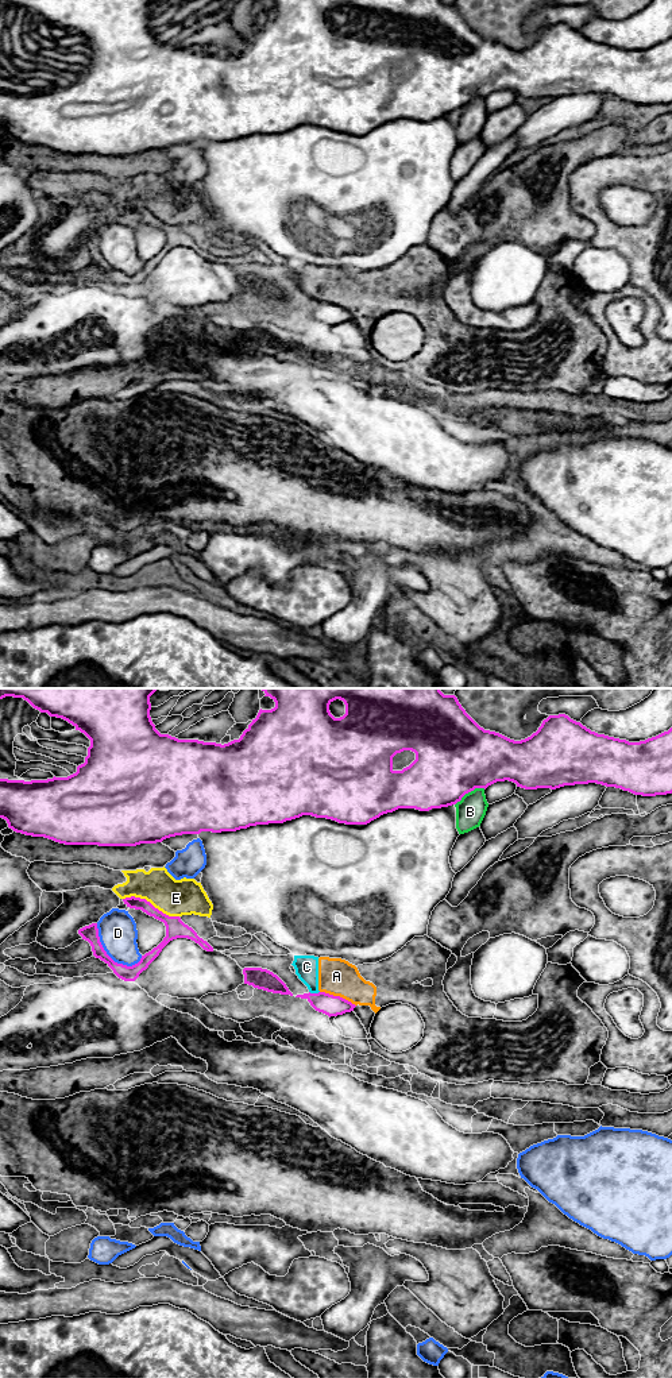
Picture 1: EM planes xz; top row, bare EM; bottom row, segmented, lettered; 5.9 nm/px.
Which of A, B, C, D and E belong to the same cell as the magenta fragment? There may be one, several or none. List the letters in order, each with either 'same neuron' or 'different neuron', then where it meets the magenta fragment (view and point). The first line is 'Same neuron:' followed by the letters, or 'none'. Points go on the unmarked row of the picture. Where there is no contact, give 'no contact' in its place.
Same neuron: none
A: different neuron | xz (338, 305)
B: different neuron | xz (470, 100)
C: different neuron | xz (315, 302)
D: different neuron | xz (108, 265)
E: different neuron | xz (150, 212)

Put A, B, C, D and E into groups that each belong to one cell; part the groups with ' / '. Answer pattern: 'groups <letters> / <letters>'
groups A C / B / D / E

